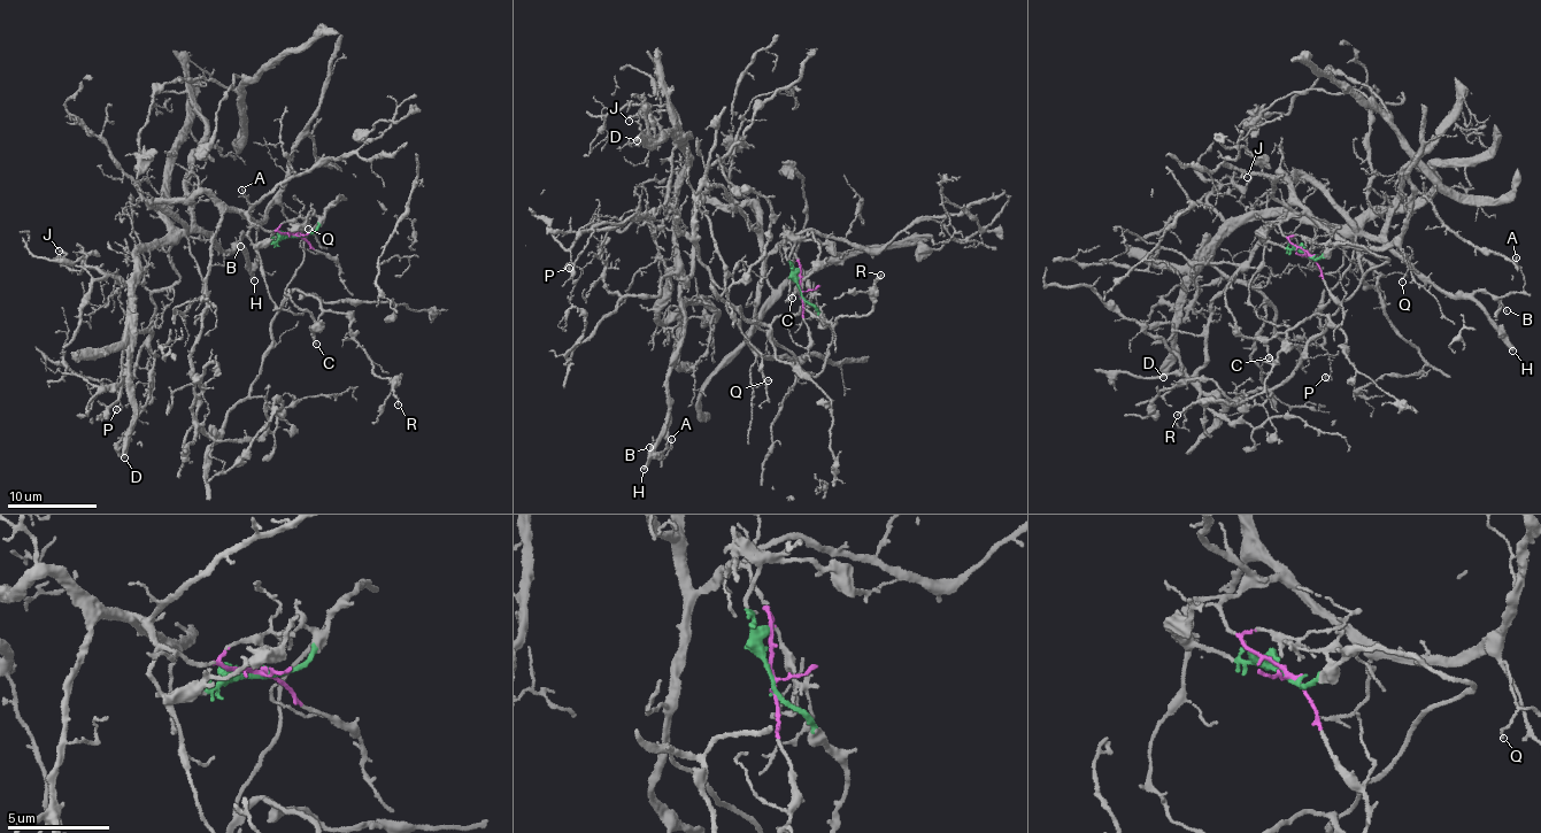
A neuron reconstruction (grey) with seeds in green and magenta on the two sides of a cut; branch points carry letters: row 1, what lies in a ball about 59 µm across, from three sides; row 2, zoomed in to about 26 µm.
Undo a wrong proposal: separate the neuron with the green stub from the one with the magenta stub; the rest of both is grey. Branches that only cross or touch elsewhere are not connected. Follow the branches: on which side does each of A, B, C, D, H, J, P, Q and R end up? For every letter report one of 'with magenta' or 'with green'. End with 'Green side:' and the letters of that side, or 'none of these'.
A: with magenta
B: with magenta
C: with green
D: with magenta
H: with magenta
J: with magenta
P: with magenta
Q: with magenta
R: with green
Green side: C, R

